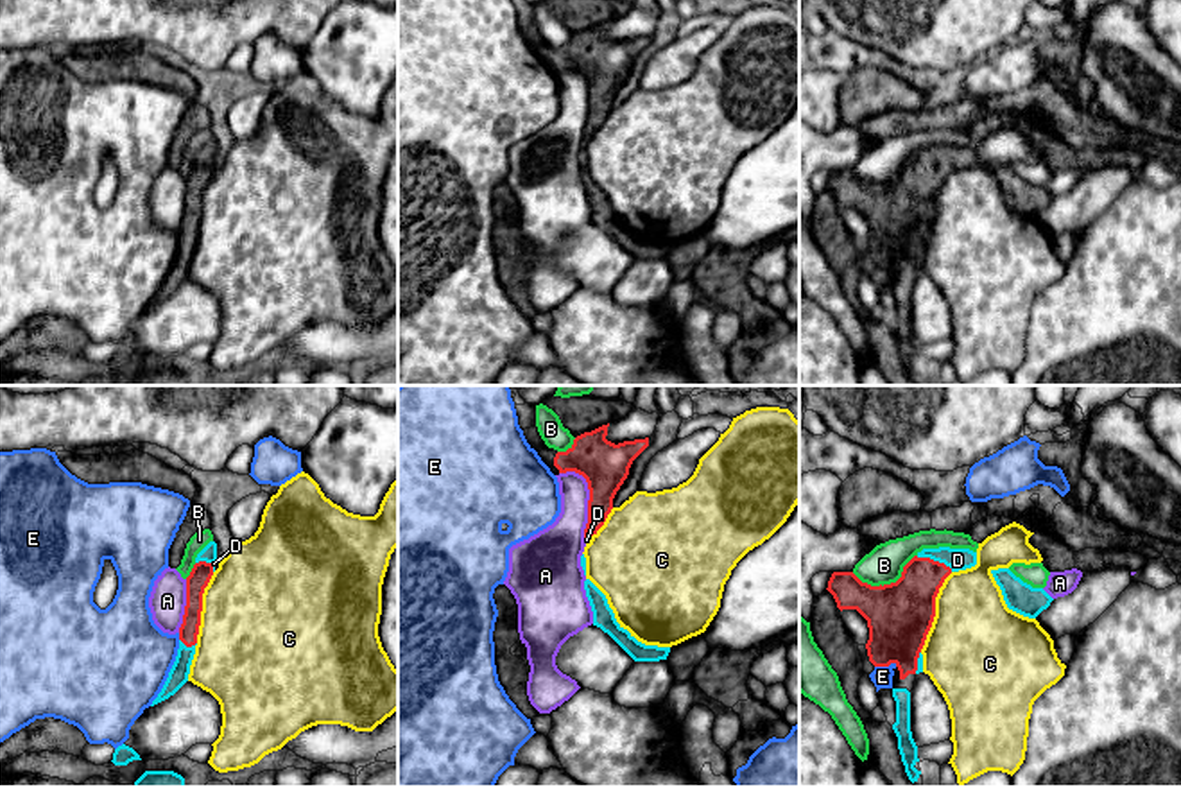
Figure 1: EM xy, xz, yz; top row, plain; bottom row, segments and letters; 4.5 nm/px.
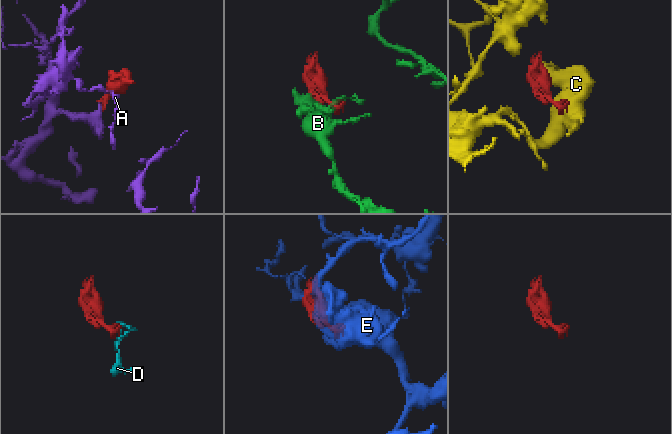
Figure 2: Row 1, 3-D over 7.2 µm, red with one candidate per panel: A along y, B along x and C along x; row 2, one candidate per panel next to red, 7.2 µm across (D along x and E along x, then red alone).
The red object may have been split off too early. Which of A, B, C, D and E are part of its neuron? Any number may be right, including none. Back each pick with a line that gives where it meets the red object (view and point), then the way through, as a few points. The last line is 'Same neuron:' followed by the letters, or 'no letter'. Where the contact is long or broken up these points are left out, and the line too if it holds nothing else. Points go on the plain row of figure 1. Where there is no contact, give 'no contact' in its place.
D: yz (932, 158)
Same neuron: D

